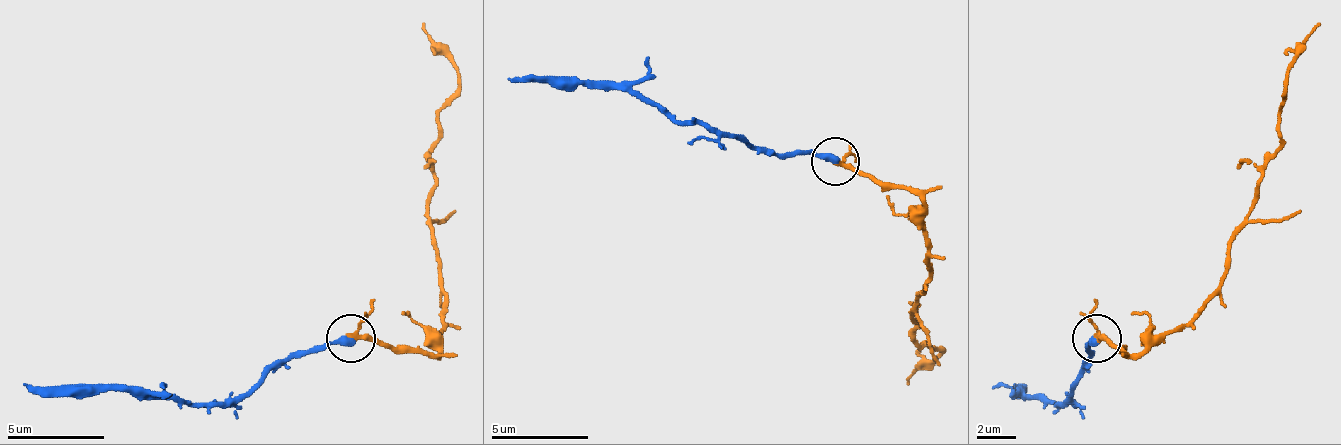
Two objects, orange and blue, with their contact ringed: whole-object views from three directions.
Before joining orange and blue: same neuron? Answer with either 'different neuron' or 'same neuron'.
same neuron

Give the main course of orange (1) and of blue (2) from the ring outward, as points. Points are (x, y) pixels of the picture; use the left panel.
1: (352, 339), (434, 354), (444, 325), (444, 286), (434, 237), (429, 155), (458, 68), (425, 24)
2: (352, 339), (279, 359), (221, 402), (187, 402), (124, 388), (22, 383)

